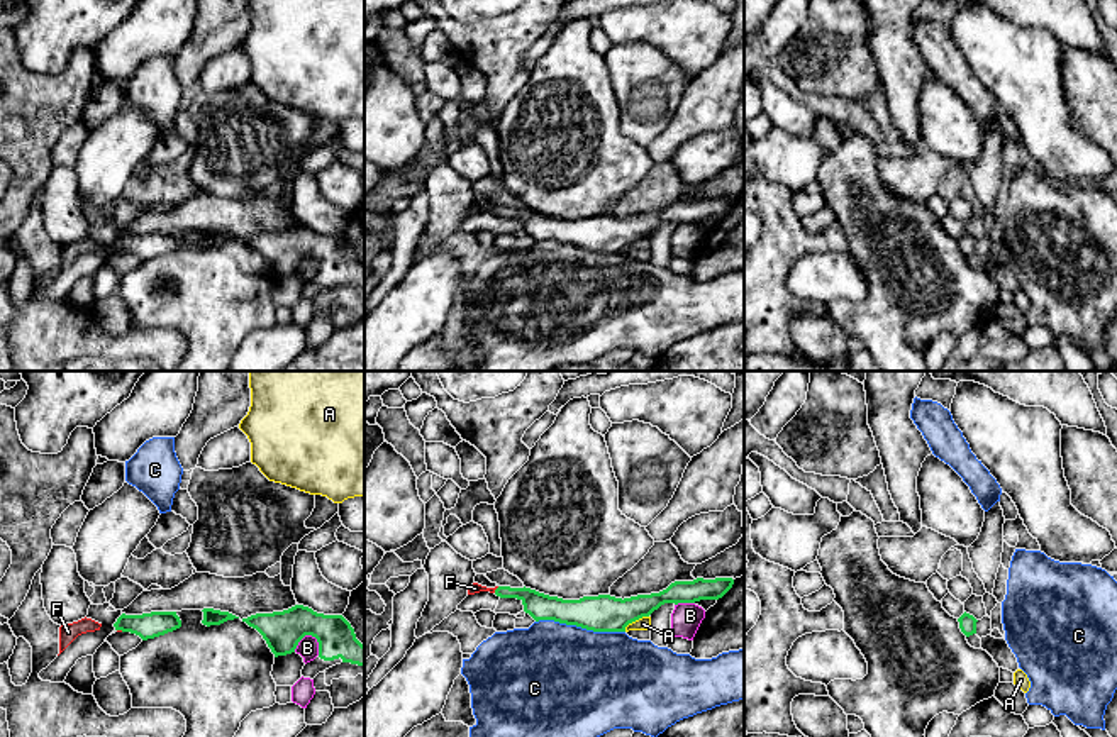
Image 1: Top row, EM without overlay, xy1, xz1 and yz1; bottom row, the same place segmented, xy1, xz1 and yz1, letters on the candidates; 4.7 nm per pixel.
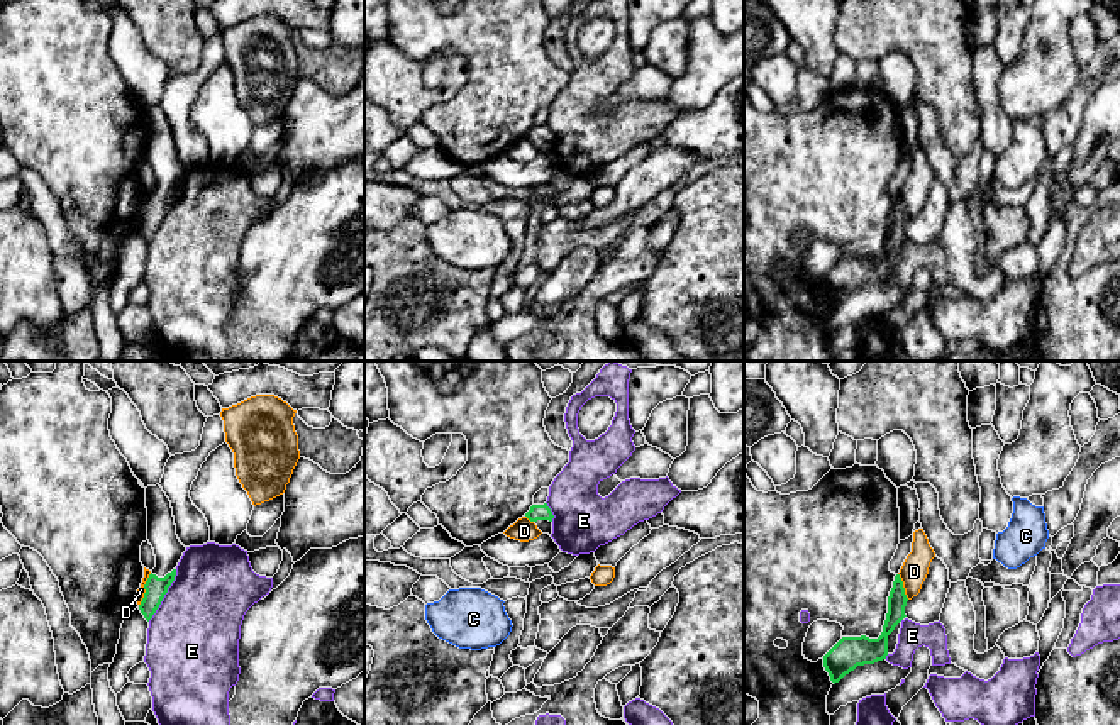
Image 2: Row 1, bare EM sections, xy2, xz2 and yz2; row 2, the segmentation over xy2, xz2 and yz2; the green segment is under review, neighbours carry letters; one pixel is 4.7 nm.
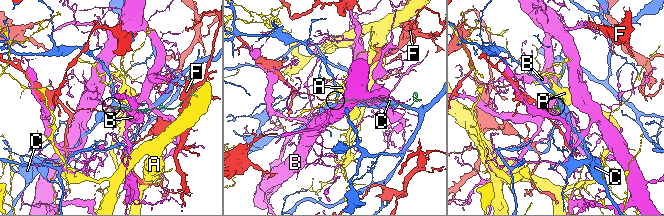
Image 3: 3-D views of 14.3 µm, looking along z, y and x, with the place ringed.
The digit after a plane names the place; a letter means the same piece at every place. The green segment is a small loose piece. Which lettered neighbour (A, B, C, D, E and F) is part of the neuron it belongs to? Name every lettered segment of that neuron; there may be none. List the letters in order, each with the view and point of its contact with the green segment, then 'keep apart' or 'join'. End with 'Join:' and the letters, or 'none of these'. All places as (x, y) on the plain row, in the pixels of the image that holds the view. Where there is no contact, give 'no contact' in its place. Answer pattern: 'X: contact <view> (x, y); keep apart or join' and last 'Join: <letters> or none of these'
A: contact xz1 (634, 241); keep apart
B: contact xy1 (304, 256); keep apart
C: contact xz1 (580, 246); keep apart
D: contact xy2 (144, 209); keep apart
E: contact xy2 (165, 214); keep apart
F: contact xz1 (495, 210); join
Join: F

